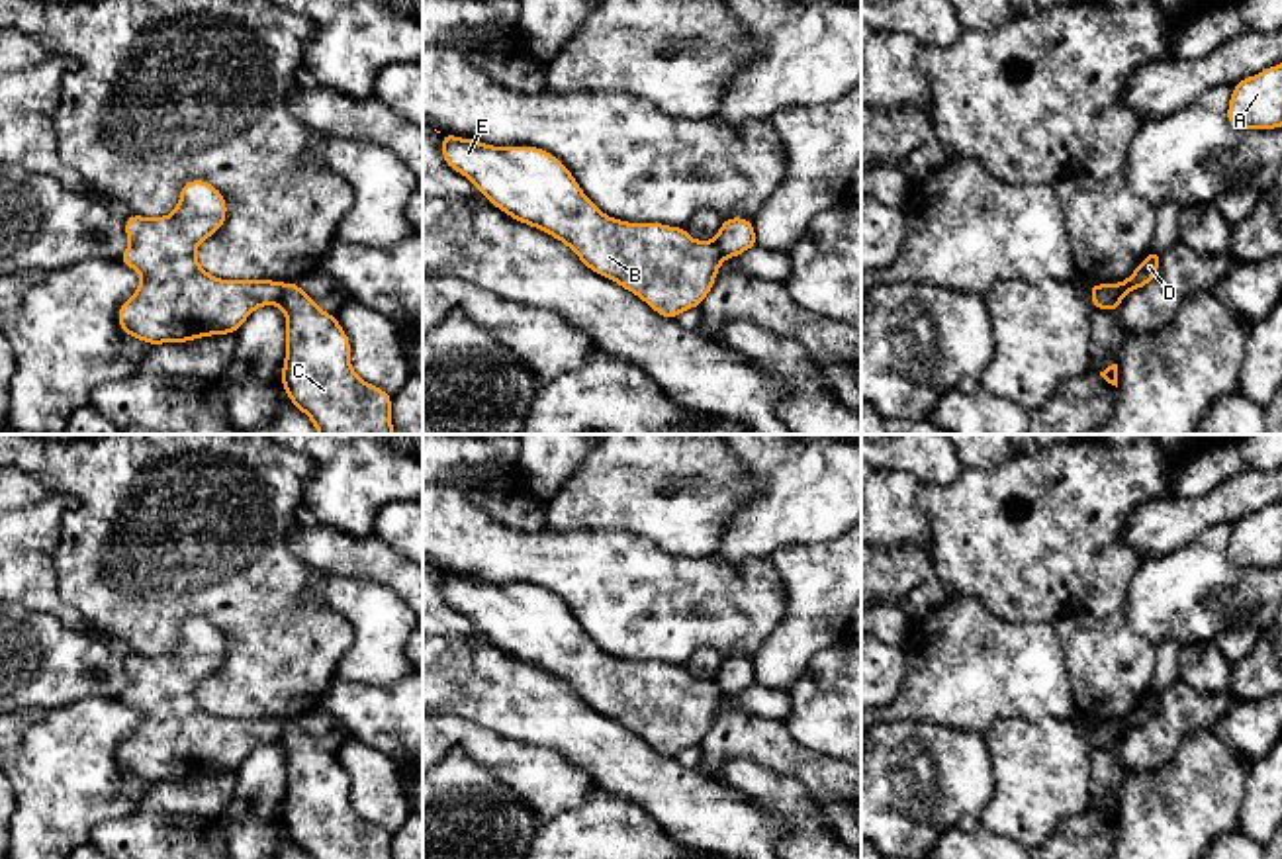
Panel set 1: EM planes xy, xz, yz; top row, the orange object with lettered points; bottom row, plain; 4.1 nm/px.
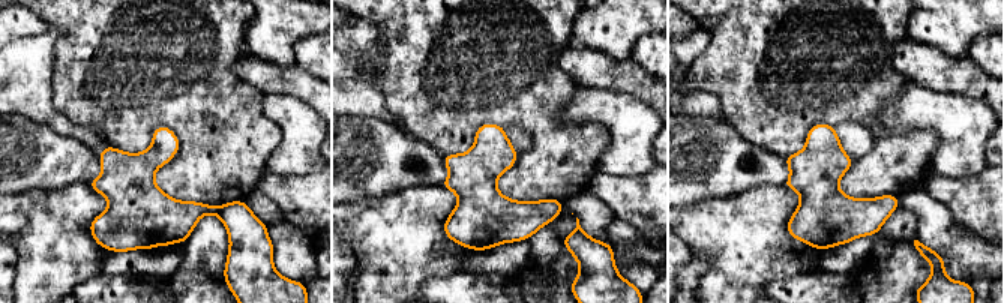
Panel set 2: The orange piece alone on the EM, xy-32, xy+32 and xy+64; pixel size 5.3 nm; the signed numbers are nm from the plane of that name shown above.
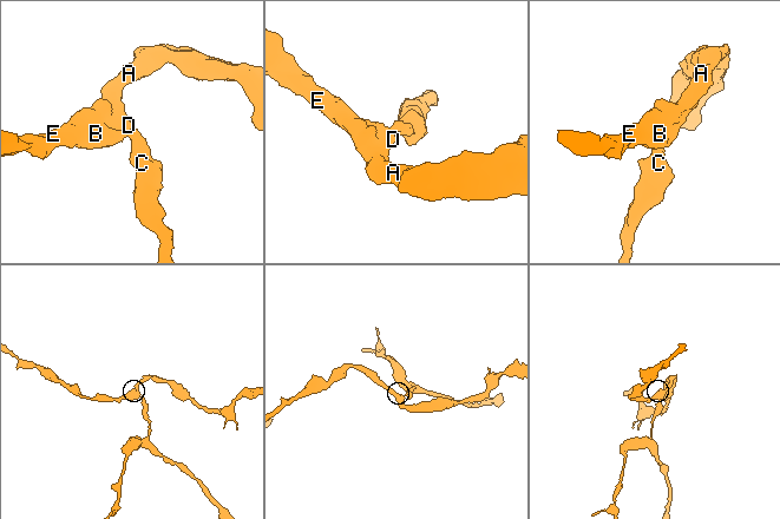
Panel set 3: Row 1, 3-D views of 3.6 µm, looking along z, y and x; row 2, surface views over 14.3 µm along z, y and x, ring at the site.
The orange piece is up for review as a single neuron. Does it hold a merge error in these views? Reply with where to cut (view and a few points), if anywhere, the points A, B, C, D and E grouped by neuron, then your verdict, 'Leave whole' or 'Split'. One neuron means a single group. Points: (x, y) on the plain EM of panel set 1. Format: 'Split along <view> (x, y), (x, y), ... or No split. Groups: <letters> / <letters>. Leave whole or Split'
Split along xy (284, 723), (276, 742). Groups: A B D E / C. Split

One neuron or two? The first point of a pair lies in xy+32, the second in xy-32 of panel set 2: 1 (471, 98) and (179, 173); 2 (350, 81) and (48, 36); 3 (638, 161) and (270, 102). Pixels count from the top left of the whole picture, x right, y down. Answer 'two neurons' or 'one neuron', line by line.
1: one neuron
2: one neuron
3: one neuron

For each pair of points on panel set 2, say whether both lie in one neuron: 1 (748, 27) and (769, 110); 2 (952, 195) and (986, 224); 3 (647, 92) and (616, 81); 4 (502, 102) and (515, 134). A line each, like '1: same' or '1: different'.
1: same
2: same
3: same
4: different

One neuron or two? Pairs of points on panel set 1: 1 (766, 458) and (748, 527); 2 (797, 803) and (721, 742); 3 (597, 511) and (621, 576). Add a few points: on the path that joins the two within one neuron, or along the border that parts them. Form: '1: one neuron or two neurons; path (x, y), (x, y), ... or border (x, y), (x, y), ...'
1: one neuron; path (772, 476), (772, 503), (766, 509)
2: two neurons; border (787, 775), (752, 762), (731, 760), (715, 779)
3: two neurons; border (558, 531), (629, 531), (648, 541)

